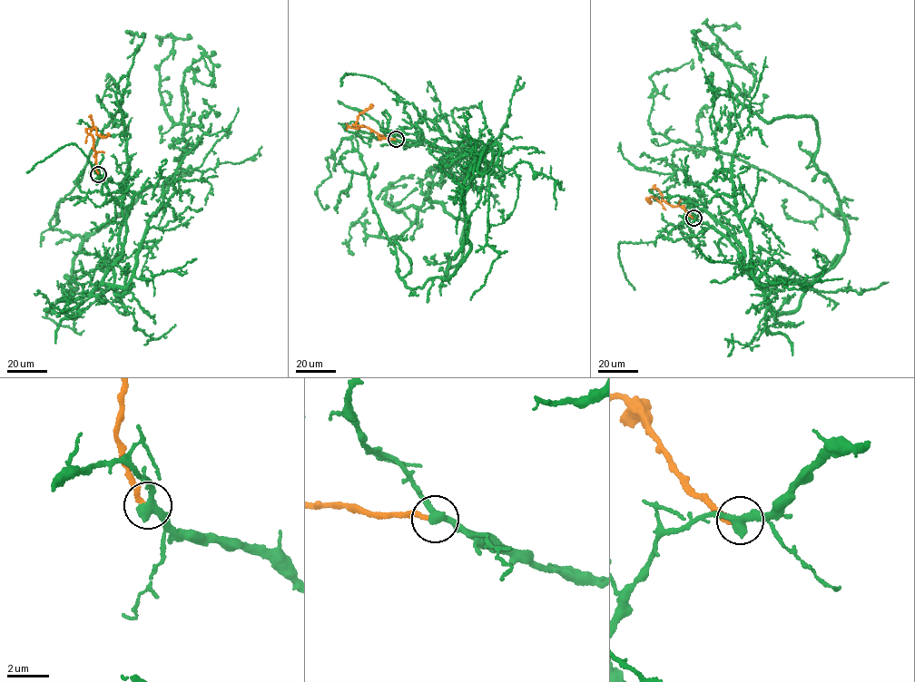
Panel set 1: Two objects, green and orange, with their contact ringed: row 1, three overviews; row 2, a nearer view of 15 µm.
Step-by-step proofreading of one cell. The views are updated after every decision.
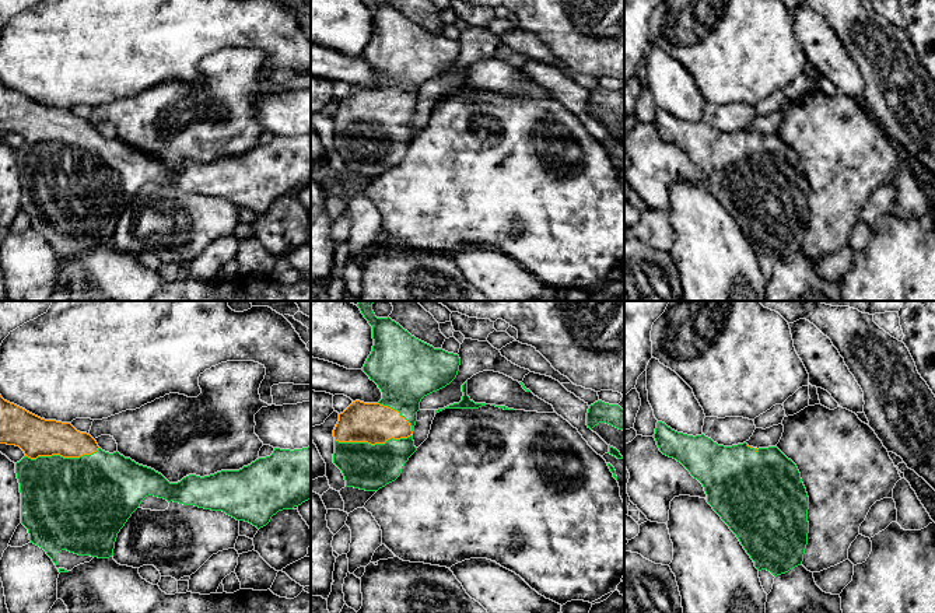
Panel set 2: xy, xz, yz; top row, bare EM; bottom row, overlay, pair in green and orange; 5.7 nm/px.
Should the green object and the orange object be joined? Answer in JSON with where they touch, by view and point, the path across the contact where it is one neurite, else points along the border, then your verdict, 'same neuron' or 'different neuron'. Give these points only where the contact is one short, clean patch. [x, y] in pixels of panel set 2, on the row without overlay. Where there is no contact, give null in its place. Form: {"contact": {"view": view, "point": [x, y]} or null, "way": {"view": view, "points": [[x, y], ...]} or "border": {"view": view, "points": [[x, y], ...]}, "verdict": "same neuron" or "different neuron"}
{"contact": {"view": "xz", "point": [373, 132]}, "verdict": "same neuron"}

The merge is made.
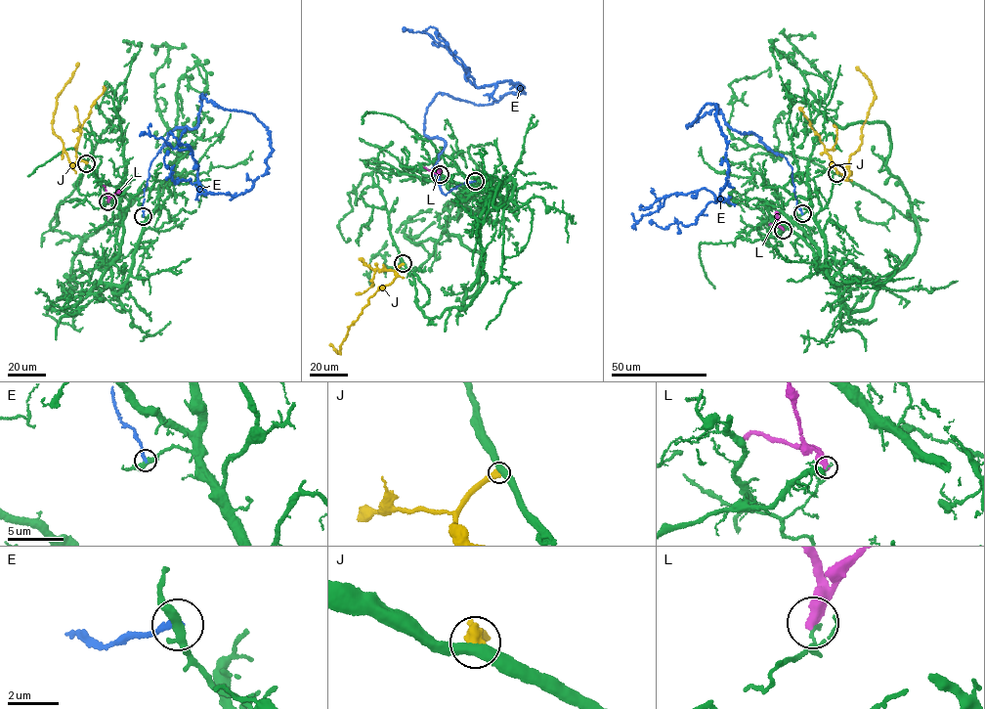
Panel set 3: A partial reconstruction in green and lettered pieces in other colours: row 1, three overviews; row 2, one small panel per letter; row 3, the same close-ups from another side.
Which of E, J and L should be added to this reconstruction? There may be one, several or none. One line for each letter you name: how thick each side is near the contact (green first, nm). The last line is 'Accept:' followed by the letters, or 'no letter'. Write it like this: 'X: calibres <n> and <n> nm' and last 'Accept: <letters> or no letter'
Accept: no letter

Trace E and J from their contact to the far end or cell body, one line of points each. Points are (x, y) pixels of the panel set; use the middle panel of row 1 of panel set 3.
E: (475, 181), (442, 193), (428, 107), (524, 87), (478, 87), (449, 47), (404, 30)
J: (403, 263), (396, 270), (393, 282), (368, 298), (357, 319), (348, 328), (339, 353), (329, 344)

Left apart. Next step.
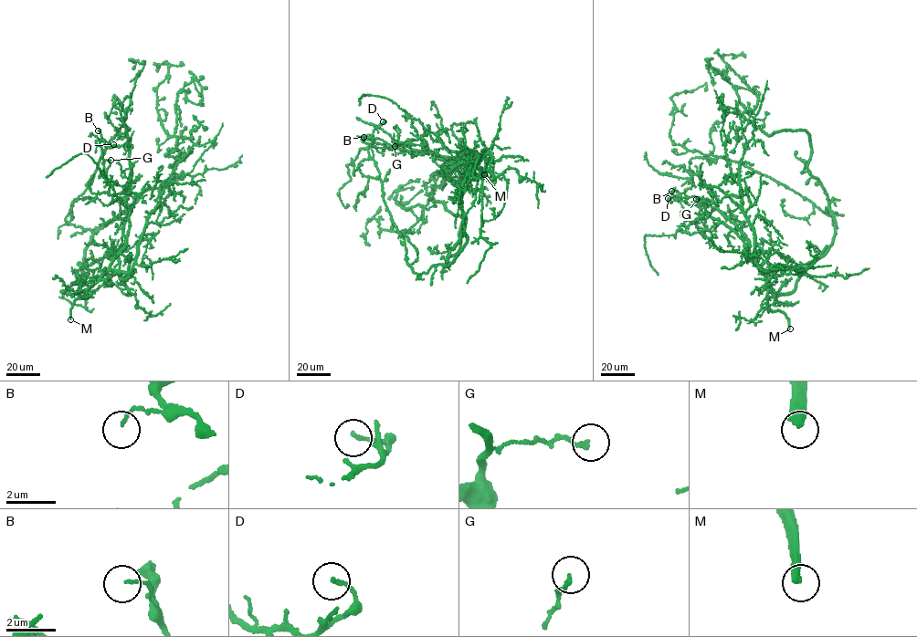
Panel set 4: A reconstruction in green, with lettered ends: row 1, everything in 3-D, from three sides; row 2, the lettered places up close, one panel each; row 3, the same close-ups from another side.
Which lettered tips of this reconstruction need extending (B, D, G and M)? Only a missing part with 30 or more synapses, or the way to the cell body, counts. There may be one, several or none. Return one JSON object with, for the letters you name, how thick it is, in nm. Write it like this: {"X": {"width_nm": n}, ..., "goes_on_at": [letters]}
{"M": {"width_nm": 400}, "goes_on_at": ["M"]}

